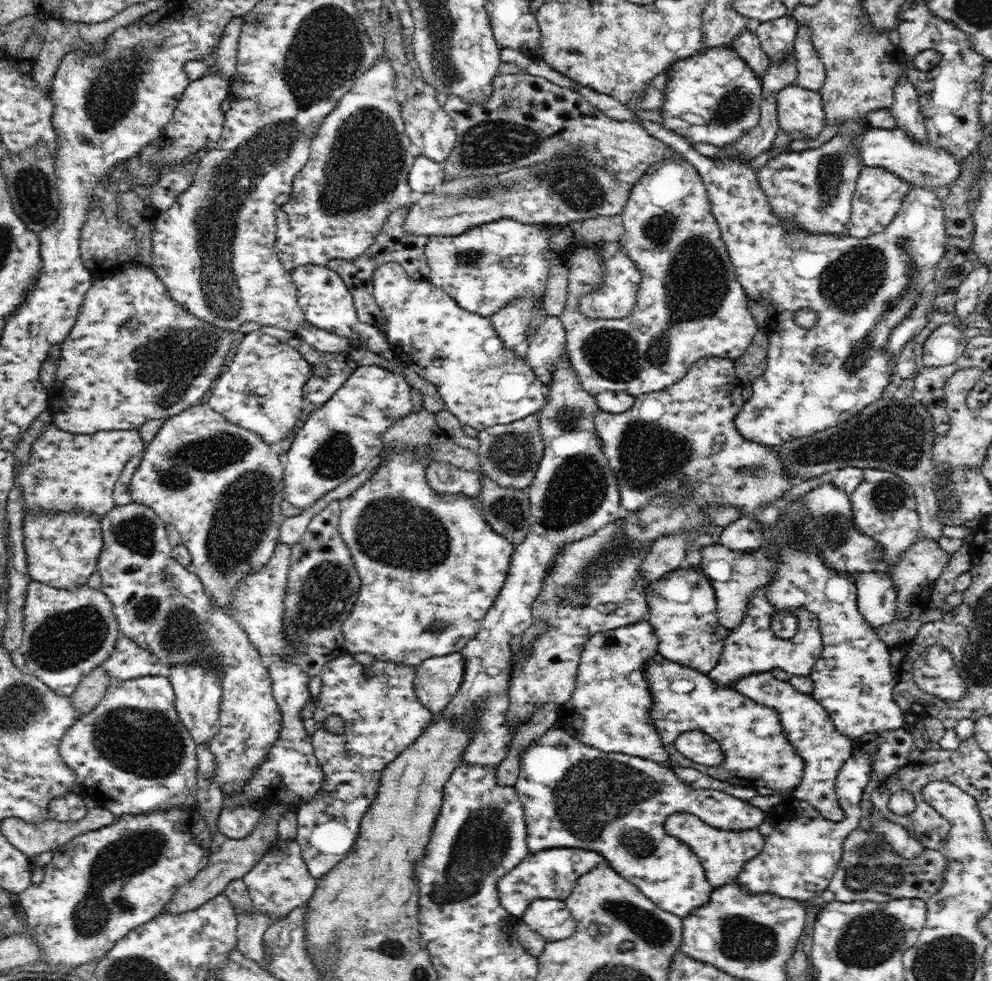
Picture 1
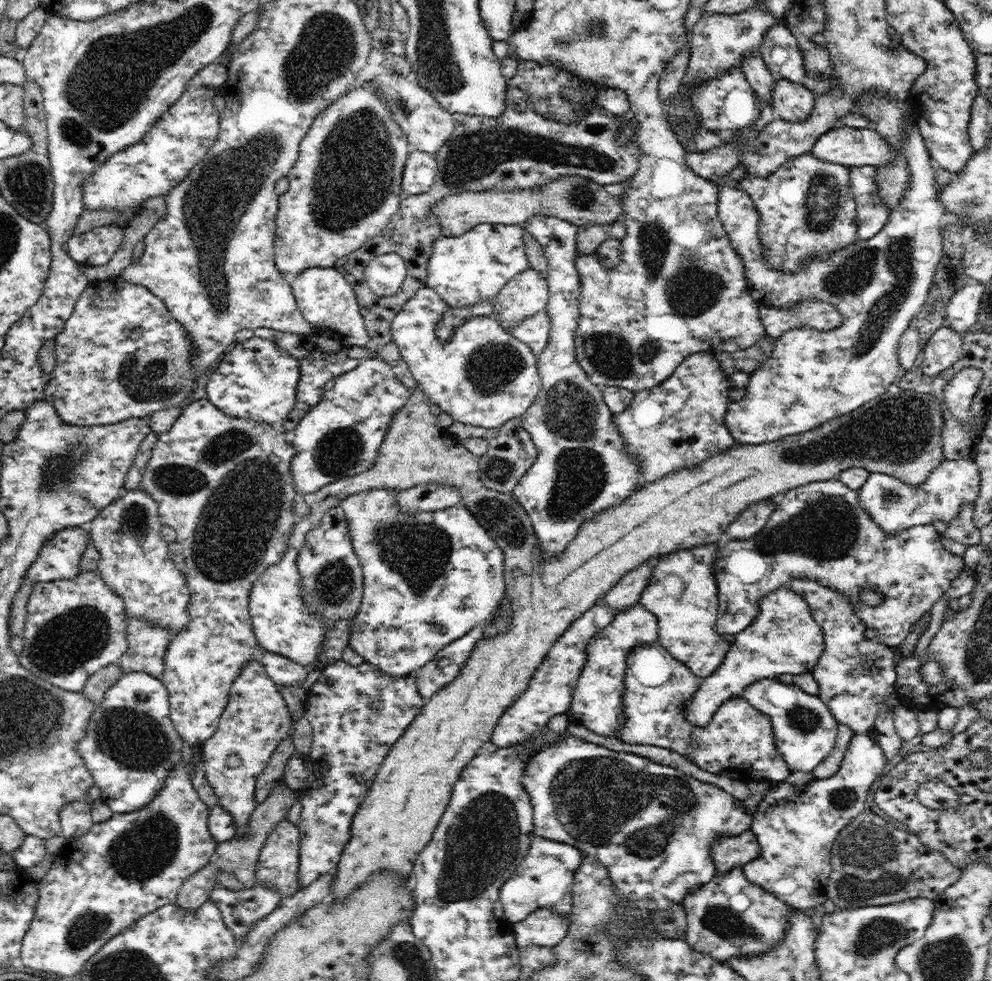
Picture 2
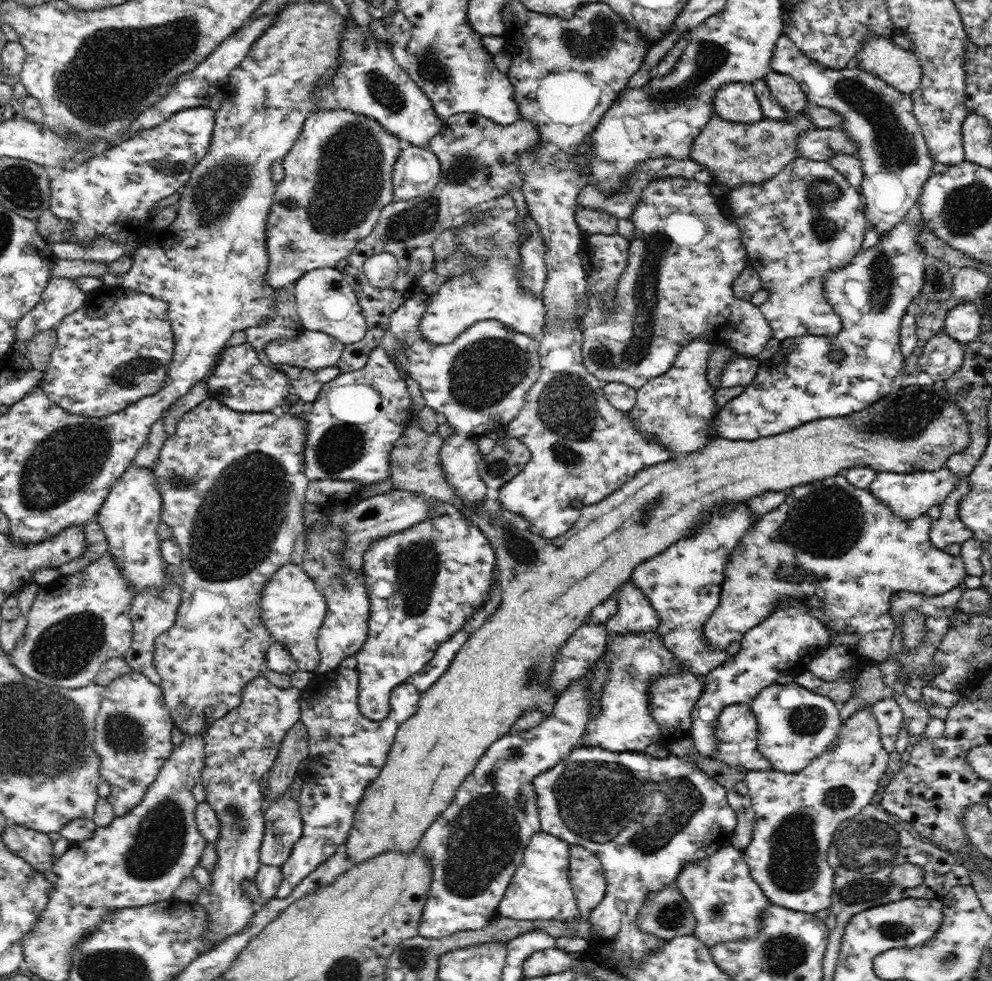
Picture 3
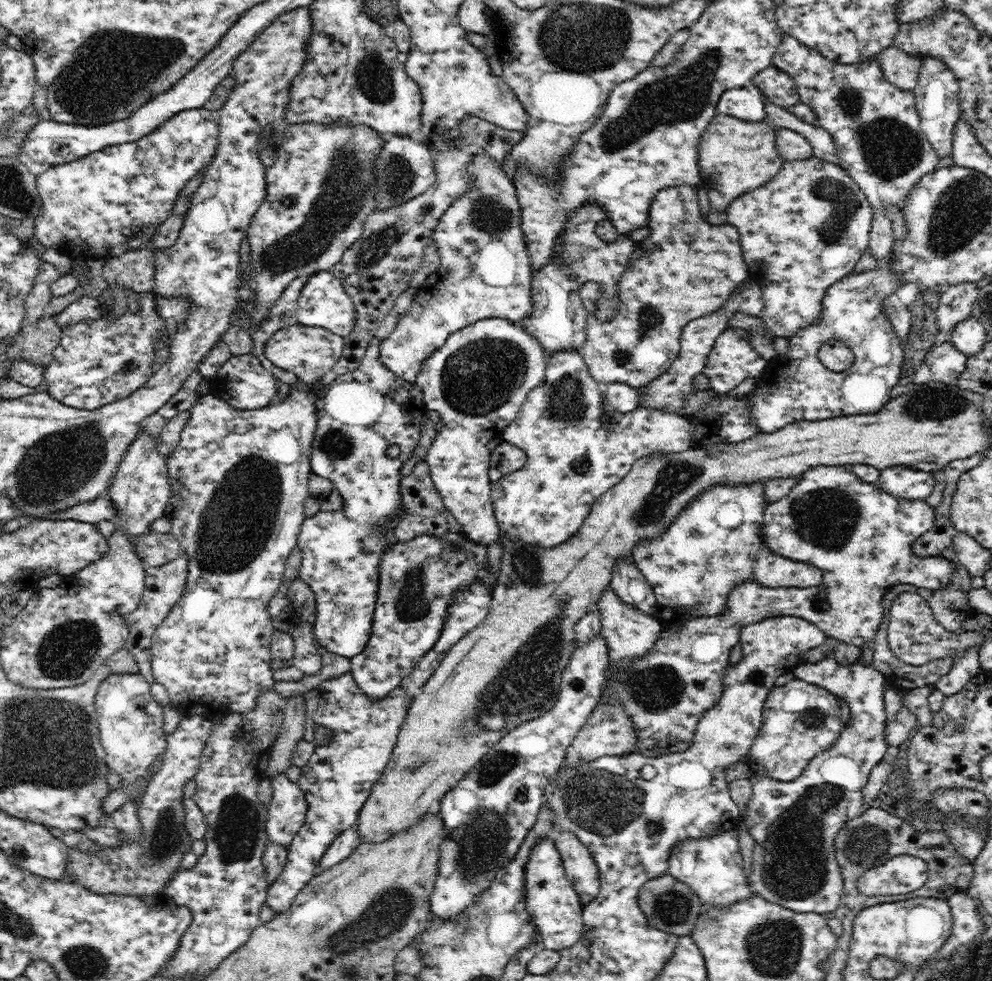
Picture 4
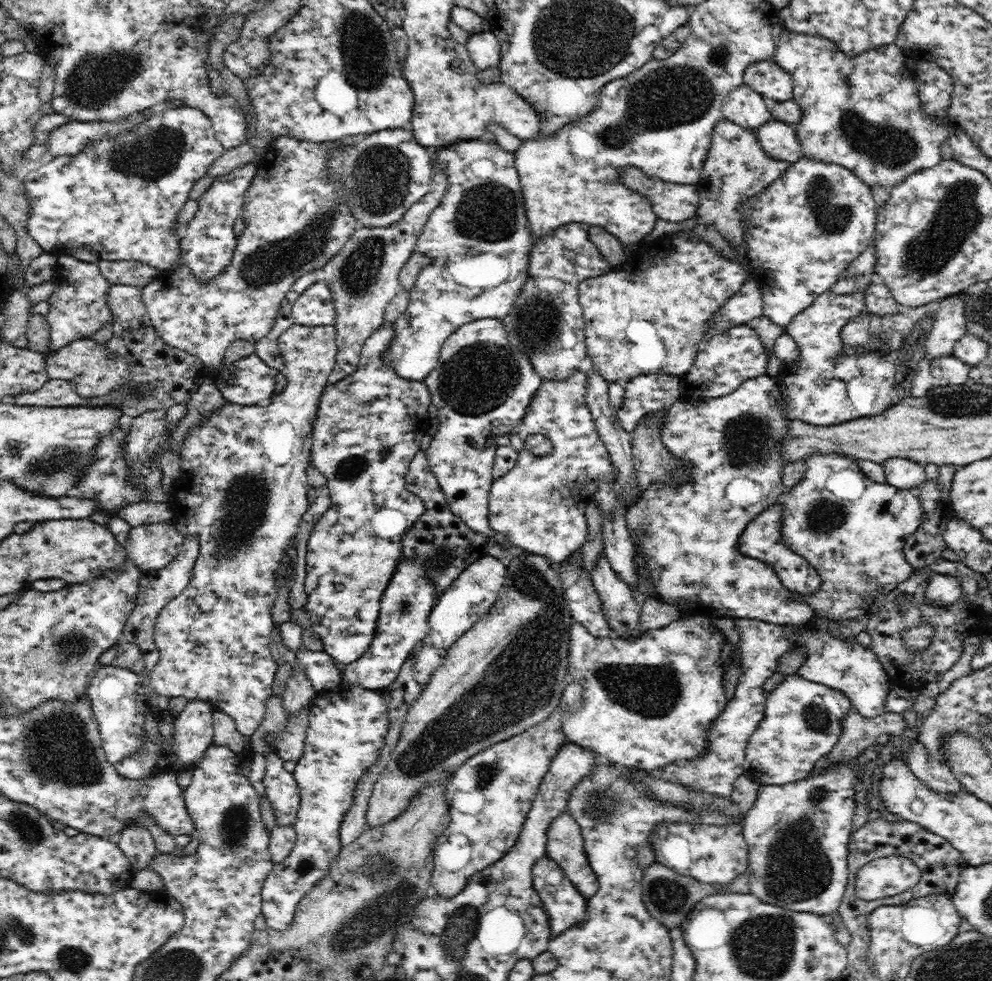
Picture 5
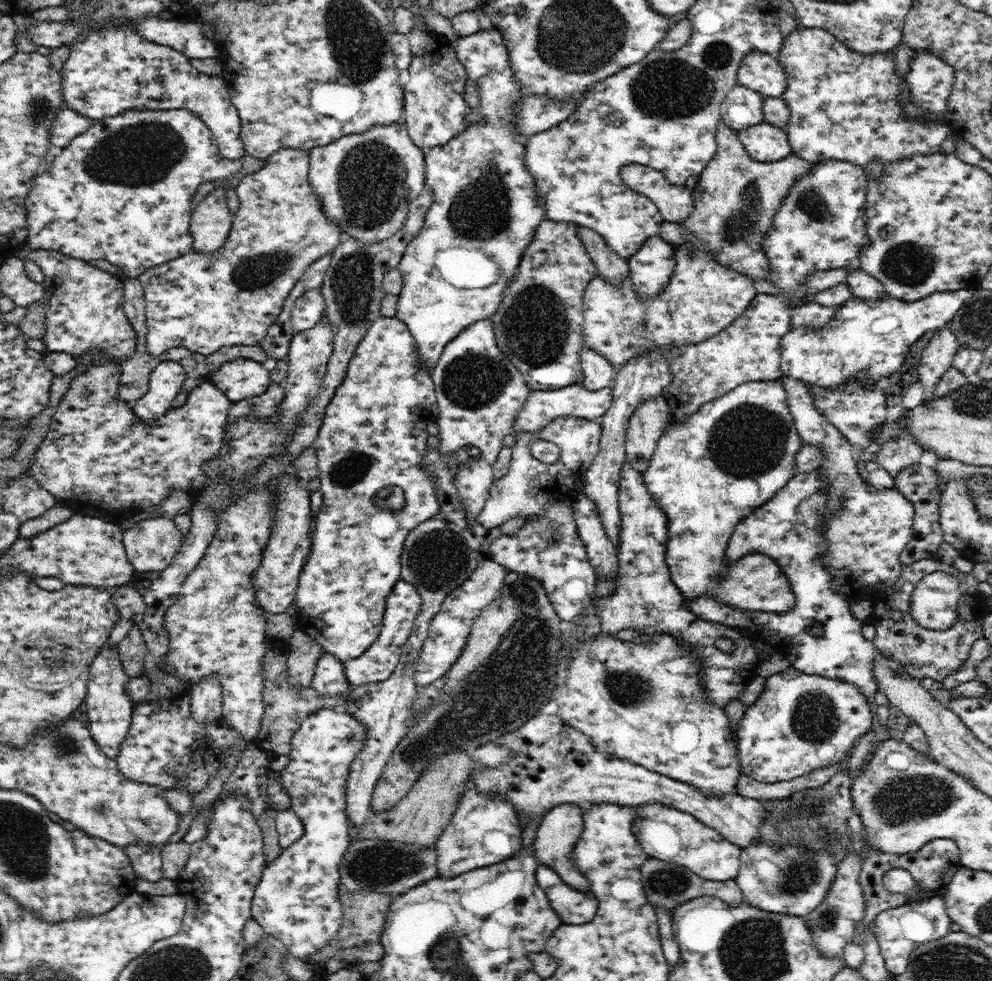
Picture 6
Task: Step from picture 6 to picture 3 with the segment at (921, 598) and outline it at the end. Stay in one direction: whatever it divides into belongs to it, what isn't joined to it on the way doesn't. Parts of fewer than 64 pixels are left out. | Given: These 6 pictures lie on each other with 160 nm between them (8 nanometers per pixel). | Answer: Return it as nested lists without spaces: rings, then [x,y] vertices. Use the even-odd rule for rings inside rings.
[[[844,473],[808,484],[798,484],[788,490],[786,495],[786,501],[782,501],[776,510],[756,520],[730,554],[730,560],[725,566],[720,604],[706,620],[702,630],[702,639],[712,649],[726,651],[731,642],[740,641],[745,632],[770,616],[784,600],[796,600],[804,603],[808,613],[822,621],[828,630],[858,634],[859,643],[855,646],[860,656],[881,664],[890,656],[890,640],[894,634],[890,596],[902,590],[940,596],[956,588],[967,576],[960,555],[954,556],[932,545],[929,534],[933,520],[928,514],[922,514],[913,521],[902,520],[869,489],[856,488],[850,484]],[[784,564],[791,568],[801,568],[807,577],[800,582],[780,579],[778,568]],[[813,596],[822,599],[822,608],[816,610],[809,605],[809,598]],[[683,664],[669,674],[652,678],[650,688],[648,688],[648,709],[650,709],[650,715],[654,717],[654,721],[660,725],[662,745],[668,747],[677,740],[690,737],[694,705],[702,695],[704,687],[705,676],[692,674]]]

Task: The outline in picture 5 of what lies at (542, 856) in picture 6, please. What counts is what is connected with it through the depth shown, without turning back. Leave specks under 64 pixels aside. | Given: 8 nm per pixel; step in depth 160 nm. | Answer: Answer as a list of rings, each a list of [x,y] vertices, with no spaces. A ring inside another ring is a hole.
[[[564,810],[547,829],[546,855],[560,865],[566,878],[589,900],[598,891],[598,879],[586,857],[581,832],[574,818]]]

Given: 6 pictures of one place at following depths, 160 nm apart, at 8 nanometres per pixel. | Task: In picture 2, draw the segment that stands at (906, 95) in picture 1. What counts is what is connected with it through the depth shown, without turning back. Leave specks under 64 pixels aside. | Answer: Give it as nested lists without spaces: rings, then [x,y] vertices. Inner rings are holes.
[[[910,110],[912,119],[905,120],[901,134],[902,156],[910,171],[910,180],[898,206],[891,210],[886,224],[867,241],[855,240],[852,244],[831,252],[829,255],[813,256],[799,271],[778,271],[766,263],[762,255],[762,243],[758,237],[758,209],[750,195],[738,181],[716,177],[712,180],[718,187],[717,213],[726,231],[731,248],[741,257],[745,268],[747,294],[759,306],[776,309],[794,309],[807,299],[822,301],[834,306],[842,316],[838,328],[827,331],[791,328],[778,338],[775,350],[753,373],[741,400],[731,401],[725,415],[725,426],[734,440],[742,444],[760,444],[780,440],[792,434],[818,428],[834,416],[850,414],[872,398],[884,394],[890,384],[897,382],[903,373],[899,363],[898,348],[904,331],[913,324],[928,299],[936,266],[942,258],[943,232],[940,219],[944,216],[944,203],[938,199],[940,186],[934,179],[935,170],[930,165],[930,151]]]

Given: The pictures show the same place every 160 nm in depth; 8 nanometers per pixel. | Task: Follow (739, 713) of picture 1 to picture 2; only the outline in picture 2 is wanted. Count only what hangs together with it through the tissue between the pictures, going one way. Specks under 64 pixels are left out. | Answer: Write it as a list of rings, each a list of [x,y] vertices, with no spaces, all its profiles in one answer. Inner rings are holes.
[[[658,641],[652,642],[652,644],[640,644],[640,646],[632,648],[630,654],[626,656],[626,668],[628,670],[626,678],[624,678],[624,696],[622,696],[624,720],[614,734],[620,741],[628,744],[649,744],[668,748],[672,752],[679,752],[702,770],[748,785],[754,782],[780,783],[786,781],[792,773],[787,762],[776,751],[770,717],[763,715],[743,696],[735,696],[722,703],[705,727],[690,724],[690,721],[686,720],[684,710],[686,710],[686,704],[694,696],[696,688],[700,686],[700,678],[692,674],[692,671],[686,668],[682,661],[676,660]]]

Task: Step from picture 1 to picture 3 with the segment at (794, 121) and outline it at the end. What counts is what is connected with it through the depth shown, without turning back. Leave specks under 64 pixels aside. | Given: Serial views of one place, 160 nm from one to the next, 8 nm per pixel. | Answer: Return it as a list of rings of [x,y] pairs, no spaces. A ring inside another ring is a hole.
[[[772,71],[764,75],[763,80],[784,111],[790,112],[795,116],[803,113],[808,107],[806,93],[798,85],[798,82],[794,80],[793,76]]]

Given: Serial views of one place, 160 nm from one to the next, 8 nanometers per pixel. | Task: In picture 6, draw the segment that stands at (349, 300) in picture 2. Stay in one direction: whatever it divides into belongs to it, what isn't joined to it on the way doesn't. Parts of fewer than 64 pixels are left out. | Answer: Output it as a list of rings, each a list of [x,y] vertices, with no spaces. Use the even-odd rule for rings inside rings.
[[[321,287],[308,290],[296,300],[291,308],[291,322],[295,332],[302,332],[316,326],[325,316],[326,304],[321,292]]]

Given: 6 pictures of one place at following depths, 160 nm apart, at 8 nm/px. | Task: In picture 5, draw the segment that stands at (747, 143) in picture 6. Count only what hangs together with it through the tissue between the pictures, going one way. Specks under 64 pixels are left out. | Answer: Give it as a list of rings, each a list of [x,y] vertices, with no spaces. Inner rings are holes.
[[[771,118],[762,126],[758,126],[754,133],[762,145],[762,150],[769,157],[790,164],[798,162],[798,159],[804,157],[794,127],[784,121]]]

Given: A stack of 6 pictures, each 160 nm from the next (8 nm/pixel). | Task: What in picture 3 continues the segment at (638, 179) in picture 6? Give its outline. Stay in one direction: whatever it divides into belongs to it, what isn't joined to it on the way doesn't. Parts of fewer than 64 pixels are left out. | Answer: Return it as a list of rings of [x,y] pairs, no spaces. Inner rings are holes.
[[[668,177],[653,180],[647,184],[643,190],[642,196],[631,214],[630,219],[635,226],[635,233],[630,241],[629,257],[626,270],[622,273],[622,278],[618,286],[616,286],[616,299],[614,299],[614,310],[605,312],[603,310],[603,300],[596,296],[586,298],[586,313],[582,318],[583,329],[583,363],[587,366],[591,375],[594,375],[603,383],[624,383],[638,390],[653,378],[664,374],[669,368],[672,368],[674,360],[678,357],[678,352],[681,352],[685,345],[697,339],[706,339],[711,345],[719,345],[730,347],[738,355],[746,355],[746,357],[756,357],[766,344],[773,337],[773,332],[769,322],[763,316],[763,313],[758,307],[746,300],[739,300],[733,292],[733,282],[738,279],[742,271],[748,265],[748,257],[746,249],[742,243],[742,235],[739,226],[725,215],[725,211],[718,206],[717,197],[711,186],[706,183],[689,181],[684,177]]]

